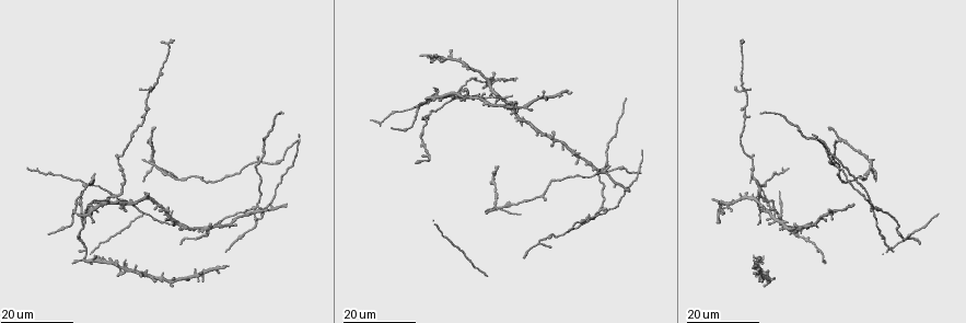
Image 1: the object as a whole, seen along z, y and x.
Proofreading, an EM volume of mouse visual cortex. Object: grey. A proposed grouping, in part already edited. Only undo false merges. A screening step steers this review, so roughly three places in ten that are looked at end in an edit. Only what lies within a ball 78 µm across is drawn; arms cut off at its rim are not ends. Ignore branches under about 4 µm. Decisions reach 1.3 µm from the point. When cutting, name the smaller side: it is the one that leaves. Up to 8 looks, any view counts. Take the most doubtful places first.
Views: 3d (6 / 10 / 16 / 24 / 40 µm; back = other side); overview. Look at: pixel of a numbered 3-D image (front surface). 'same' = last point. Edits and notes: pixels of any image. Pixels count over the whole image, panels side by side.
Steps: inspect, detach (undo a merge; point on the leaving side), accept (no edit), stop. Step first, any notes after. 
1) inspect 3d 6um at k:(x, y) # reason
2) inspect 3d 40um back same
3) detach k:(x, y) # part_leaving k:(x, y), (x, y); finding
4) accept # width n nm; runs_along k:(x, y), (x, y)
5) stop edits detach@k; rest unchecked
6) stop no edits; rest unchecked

inspect 3d 24um at 1:(258, 162) # looks like a crossing

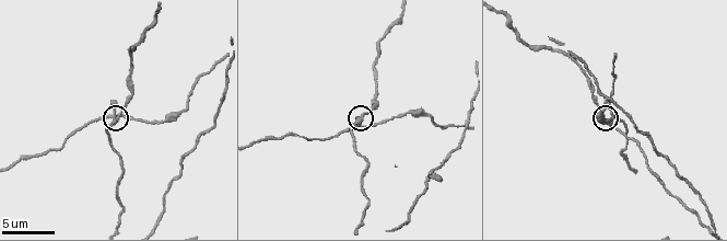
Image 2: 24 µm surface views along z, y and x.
inspect 3d 10um at 2:(359, 122) # closer look

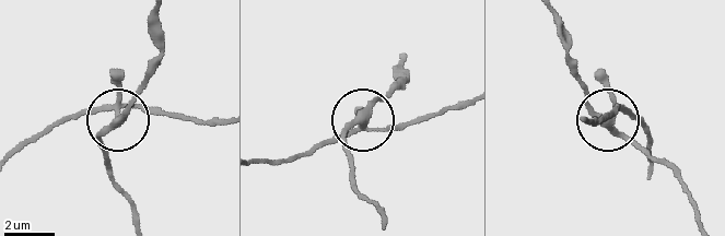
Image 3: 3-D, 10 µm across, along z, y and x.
detach 3:(154, 107) # part_leaving 3:(116, 106), (74, 114), (18, 150); two cells meet here

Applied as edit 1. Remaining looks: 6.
inspect overview

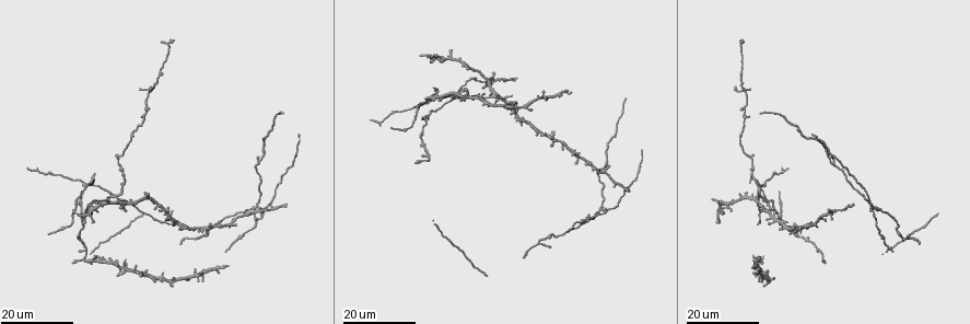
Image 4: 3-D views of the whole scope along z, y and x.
inspect 3d 24um at 4:(118, 193) # side arm on a straight run

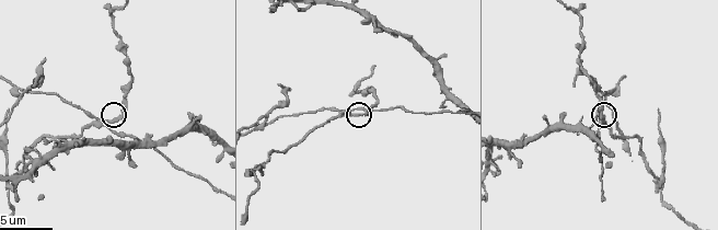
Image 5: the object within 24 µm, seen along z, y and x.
inspect 3d 6um at 5:(111, 121)

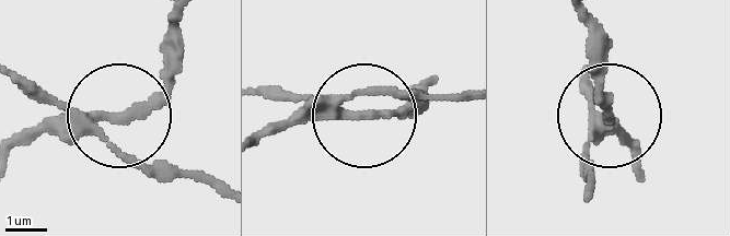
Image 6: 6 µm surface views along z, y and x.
inspect 3d 6um back at 6:(363, 114)

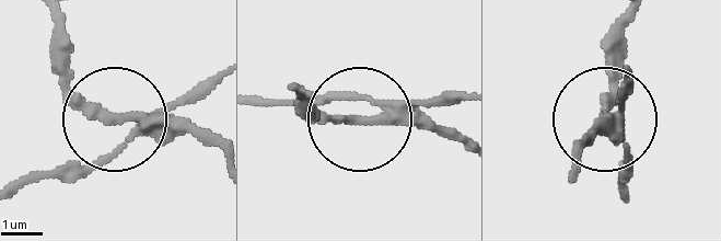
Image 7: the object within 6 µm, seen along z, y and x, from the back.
detach 7:(204, 93) # arms 3; part_leaving 7:(152, 116), (212, 92); two cells meet here

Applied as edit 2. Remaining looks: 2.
stop edits detach@3, detach@7; rest unchecked

